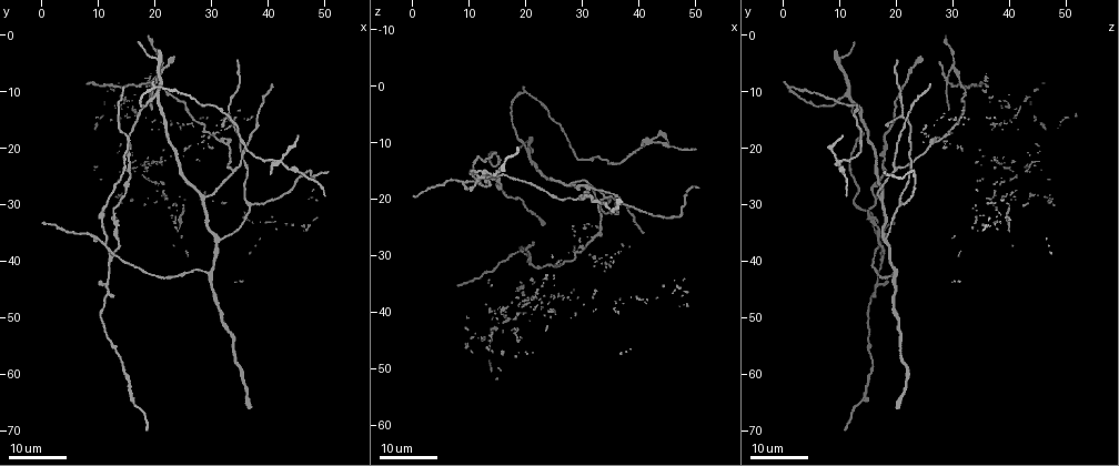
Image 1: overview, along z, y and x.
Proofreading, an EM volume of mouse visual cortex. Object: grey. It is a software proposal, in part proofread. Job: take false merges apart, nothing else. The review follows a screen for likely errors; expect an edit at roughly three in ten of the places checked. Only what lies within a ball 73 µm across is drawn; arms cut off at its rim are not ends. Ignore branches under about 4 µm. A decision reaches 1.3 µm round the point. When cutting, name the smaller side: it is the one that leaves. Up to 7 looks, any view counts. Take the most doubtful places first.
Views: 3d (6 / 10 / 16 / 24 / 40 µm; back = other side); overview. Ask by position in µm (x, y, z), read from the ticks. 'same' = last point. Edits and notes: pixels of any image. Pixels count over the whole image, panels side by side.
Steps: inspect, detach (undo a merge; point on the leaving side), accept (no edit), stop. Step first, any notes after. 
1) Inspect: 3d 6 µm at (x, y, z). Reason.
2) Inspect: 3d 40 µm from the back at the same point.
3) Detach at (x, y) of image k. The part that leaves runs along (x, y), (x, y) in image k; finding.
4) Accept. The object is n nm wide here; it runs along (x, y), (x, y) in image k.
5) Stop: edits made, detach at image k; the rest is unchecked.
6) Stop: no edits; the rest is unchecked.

Inspect: 3d 16 µm at (20.5, 10.5, 10.5). Arms part here.

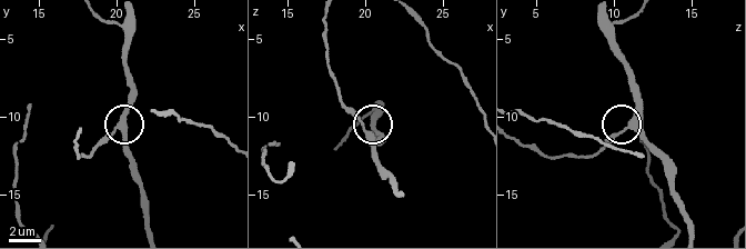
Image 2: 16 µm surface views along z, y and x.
Inspect: 3d 10 µm at (20.2, 10.4, 11.0).

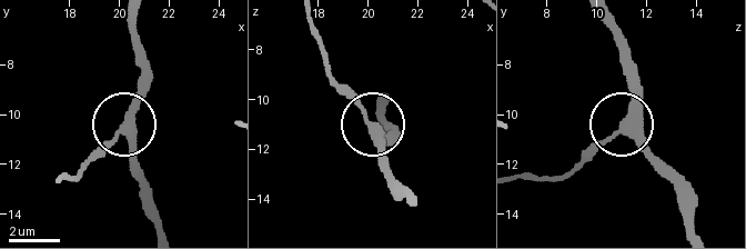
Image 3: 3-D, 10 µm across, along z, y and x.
Accept. It runs along (157, 226), (129, 130), (143, 49) in image 3; all the same cell.

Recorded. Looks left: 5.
Inspect: 3d 16 µm at (21.0, 5.5, 30.0). Three-way junction.

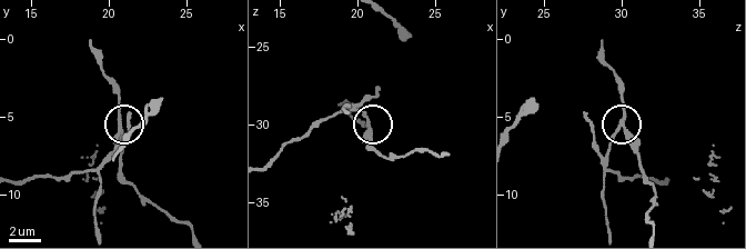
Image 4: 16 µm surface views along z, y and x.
Inspect: 3d 10 µm at (20.8, 5.4, 29.8). Zoom in.

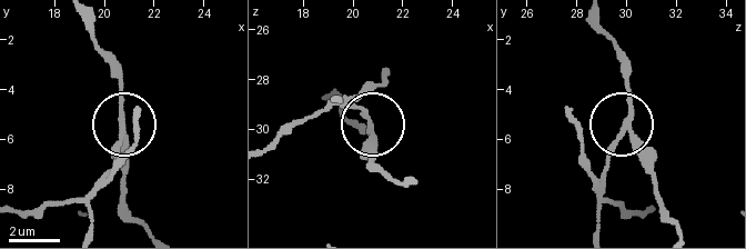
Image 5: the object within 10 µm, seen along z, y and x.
Detach at (363, 110) of image 5. 3 arms meet here; two cells meet here.

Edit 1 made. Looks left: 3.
Inspect: overview. Redraw.

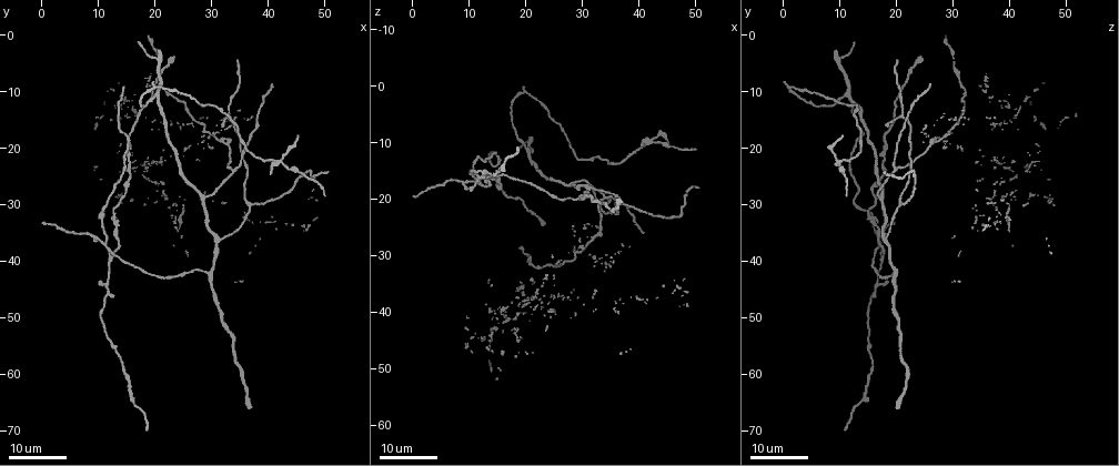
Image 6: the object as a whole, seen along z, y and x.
Inspect: 3d 16 µm at (42.0, 22.0, 10.0). Arms part here.

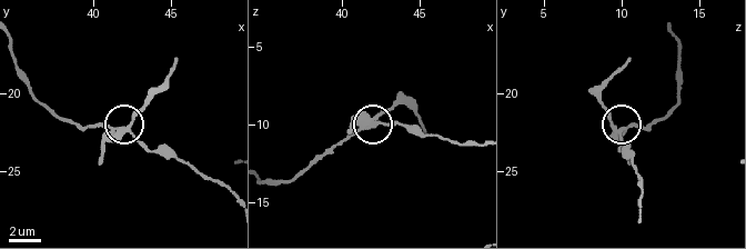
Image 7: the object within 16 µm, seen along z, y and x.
Inspect: 3d 6 µm at (42.2, 22.4, 9.6).

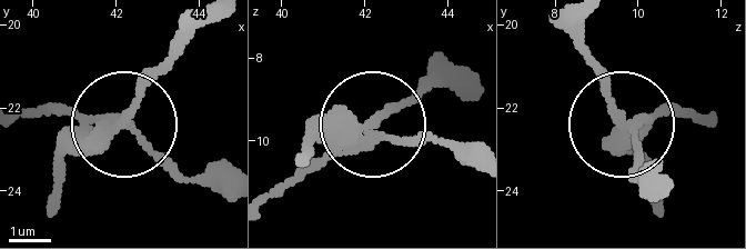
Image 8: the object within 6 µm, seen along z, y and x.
Detach at (53, 169) of image 8. The object is 290 nm wide here; two cells meet here.

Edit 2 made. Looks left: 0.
Stop: edits made, detach at image 5, detach at image 8; the rest is unchecked.

